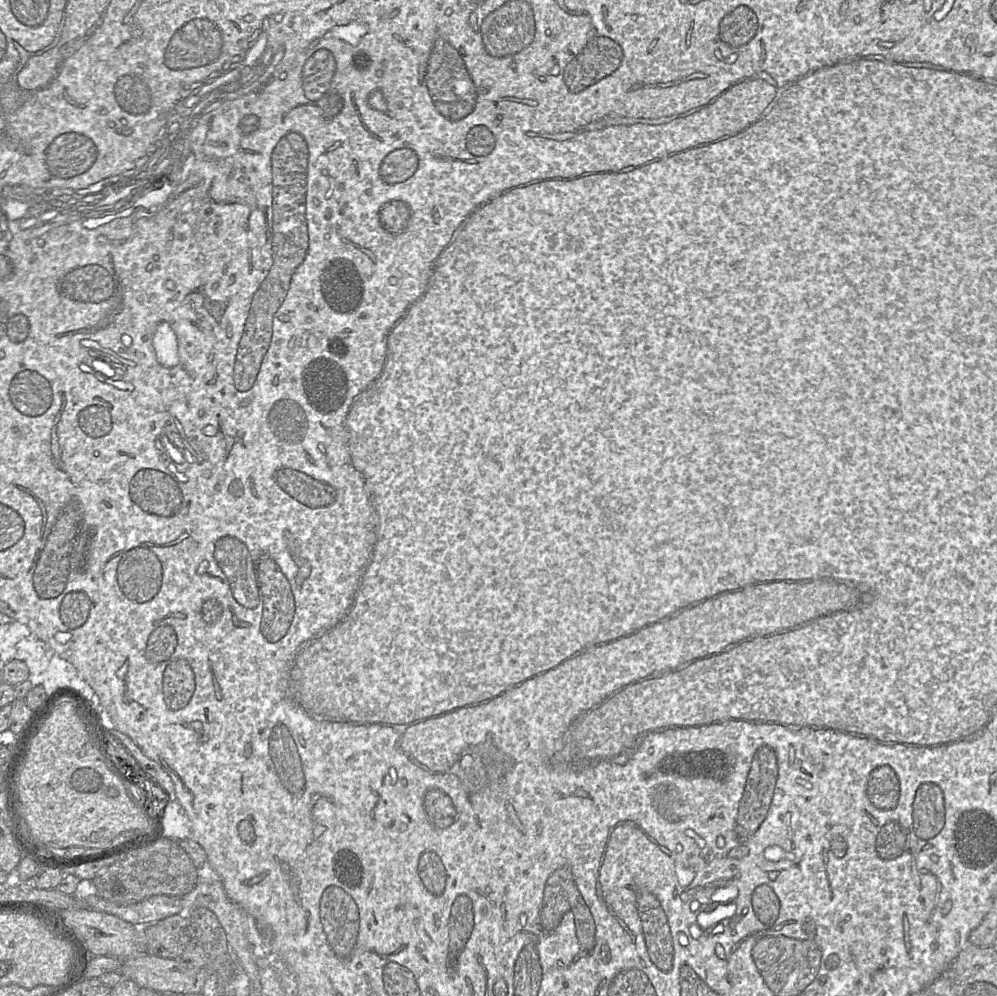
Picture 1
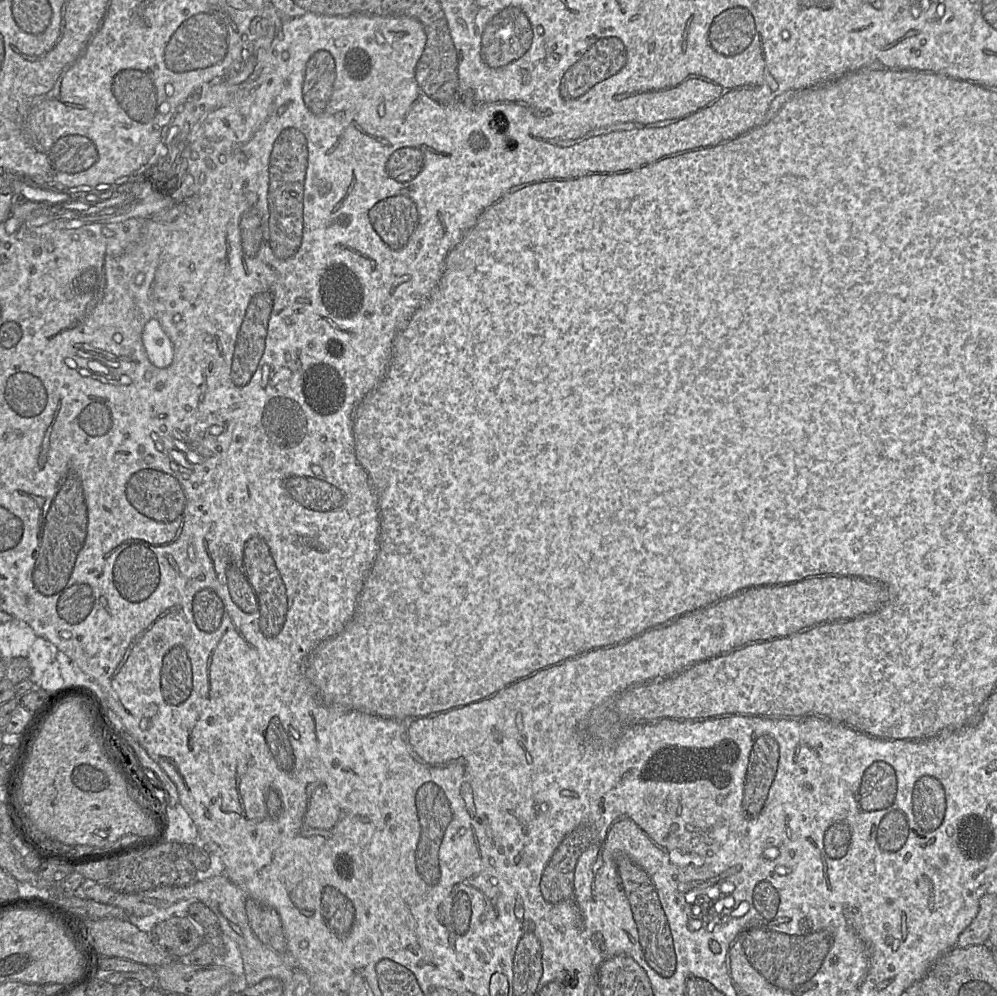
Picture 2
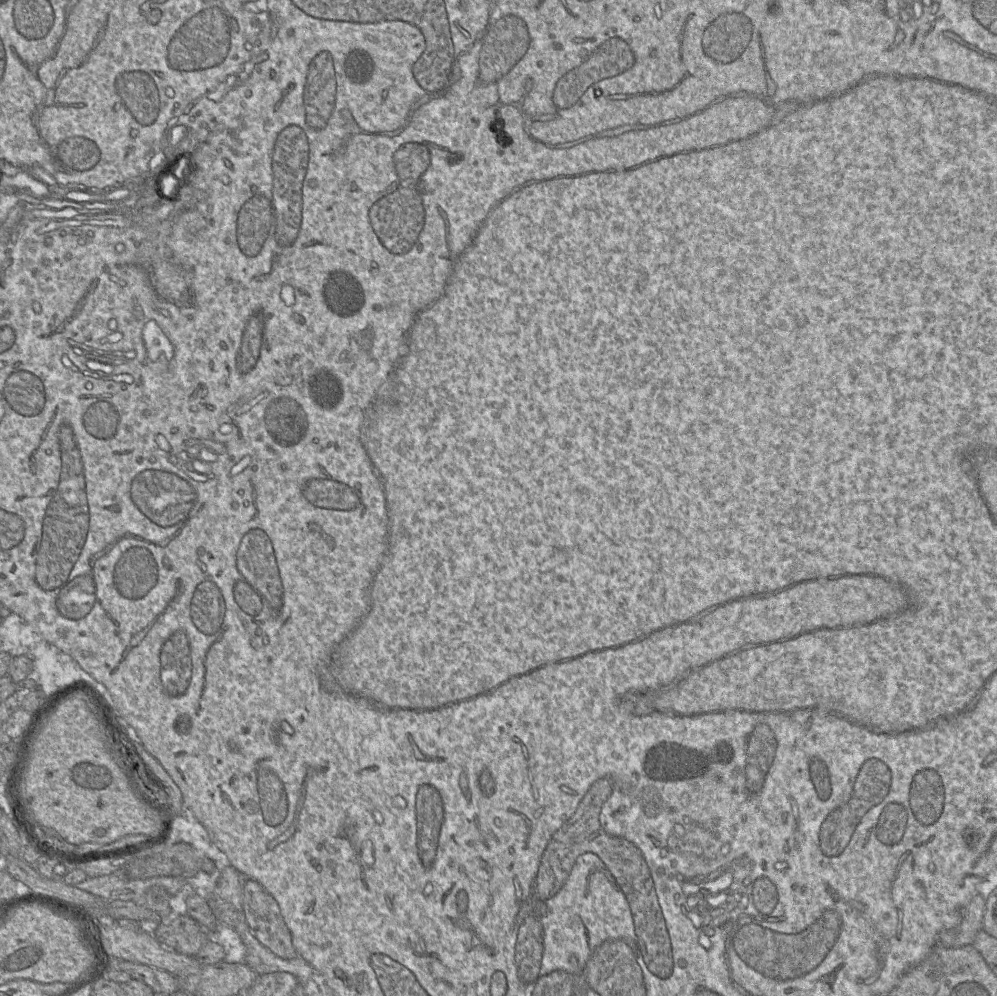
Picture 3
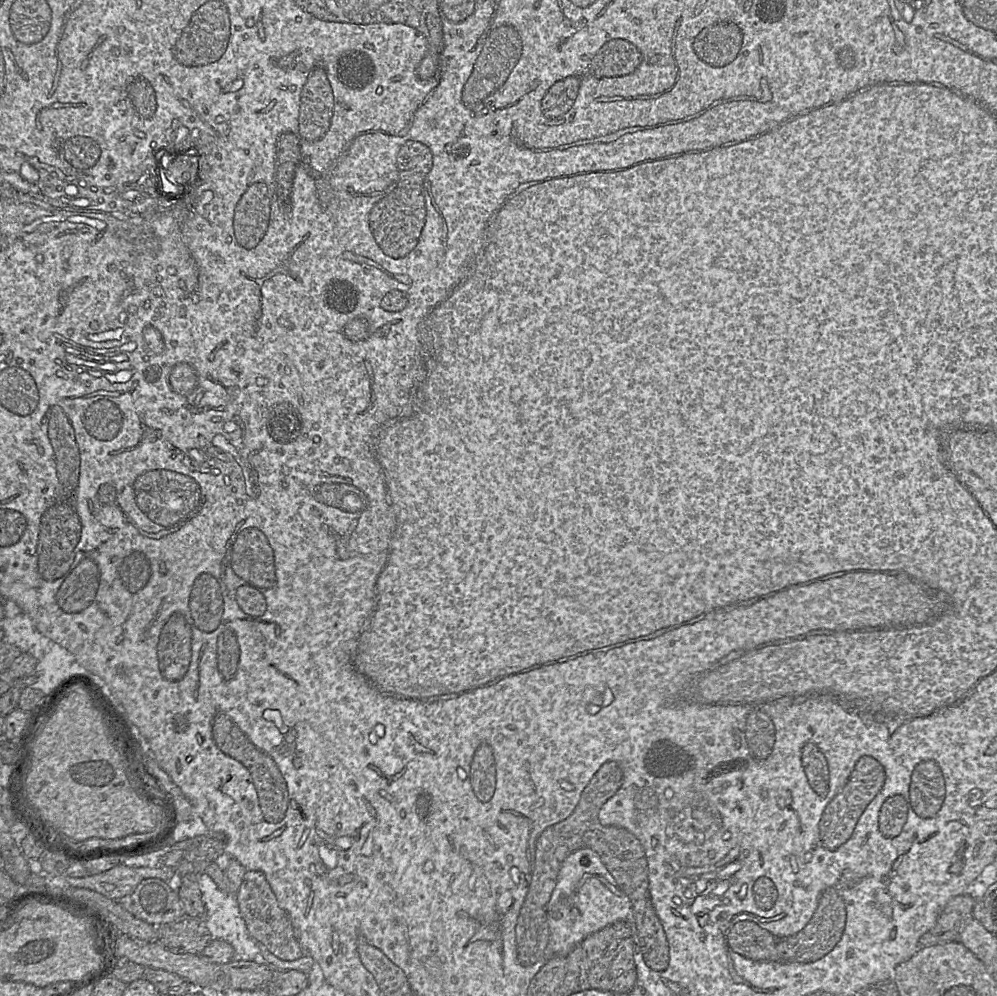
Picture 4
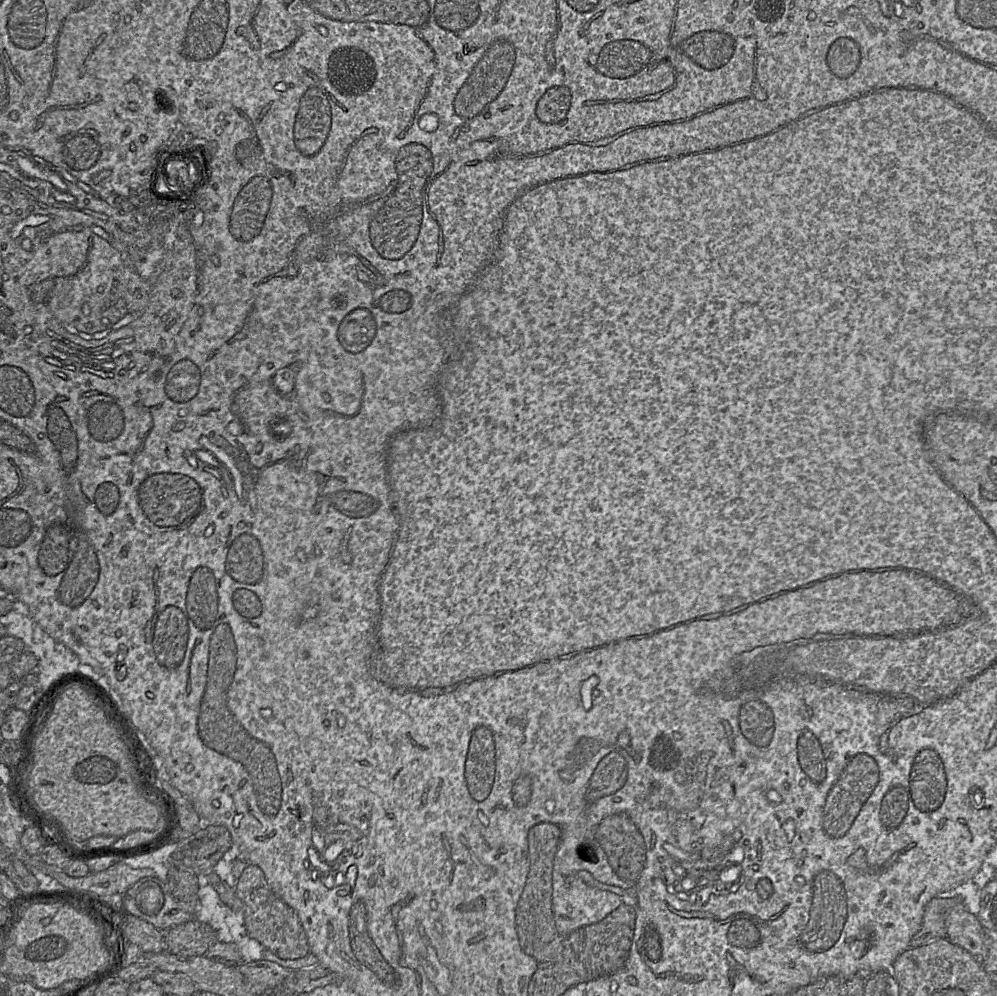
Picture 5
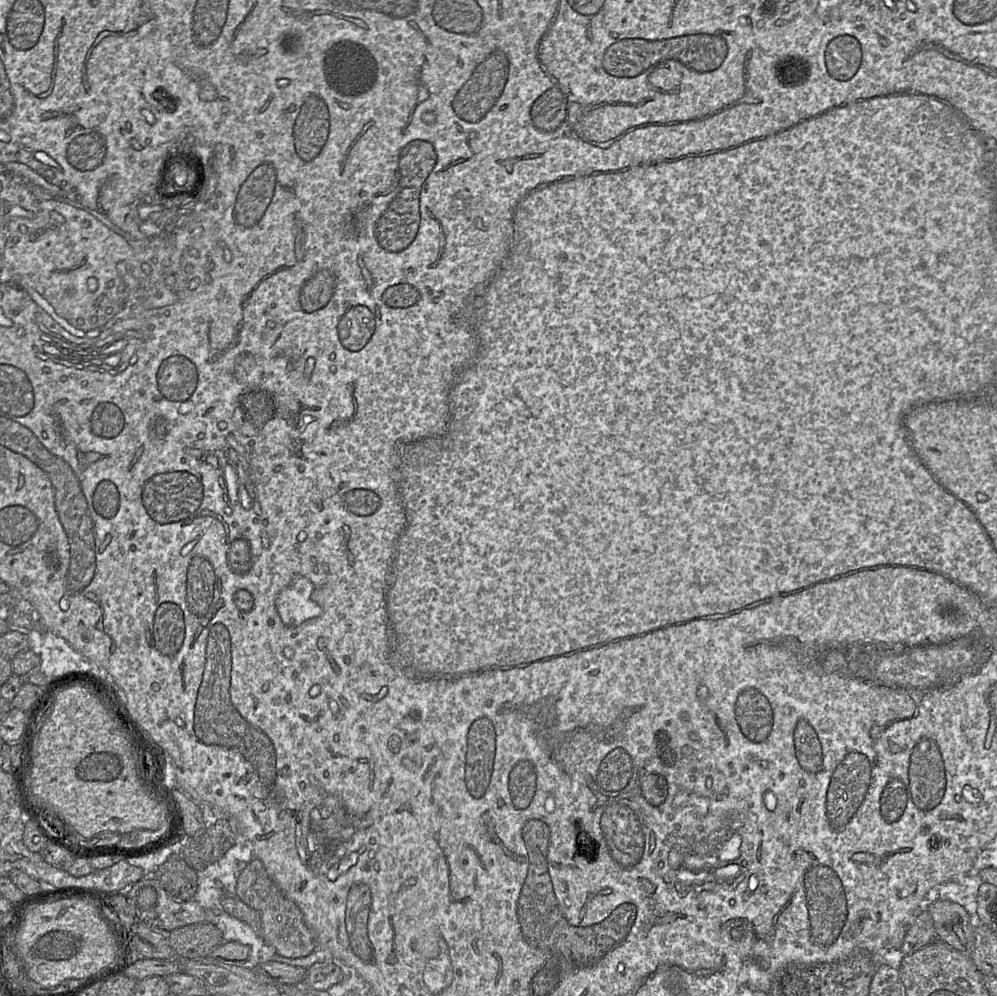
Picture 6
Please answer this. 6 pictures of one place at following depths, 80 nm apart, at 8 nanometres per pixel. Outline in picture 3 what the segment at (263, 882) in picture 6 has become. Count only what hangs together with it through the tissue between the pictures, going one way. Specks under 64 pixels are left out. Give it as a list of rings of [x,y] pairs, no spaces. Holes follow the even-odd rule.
[[[244,879],[242,906],[250,930],[262,945],[283,959],[297,956],[278,903],[260,883]]]

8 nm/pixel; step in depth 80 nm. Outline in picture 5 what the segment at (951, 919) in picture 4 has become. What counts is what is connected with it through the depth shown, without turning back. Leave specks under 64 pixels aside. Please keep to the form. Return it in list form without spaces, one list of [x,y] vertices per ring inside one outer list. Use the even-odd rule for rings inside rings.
[[[933,898],[924,908],[920,930],[912,937],[910,948],[924,946],[947,937],[945,921],[953,909],[963,909],[961,898]]]

